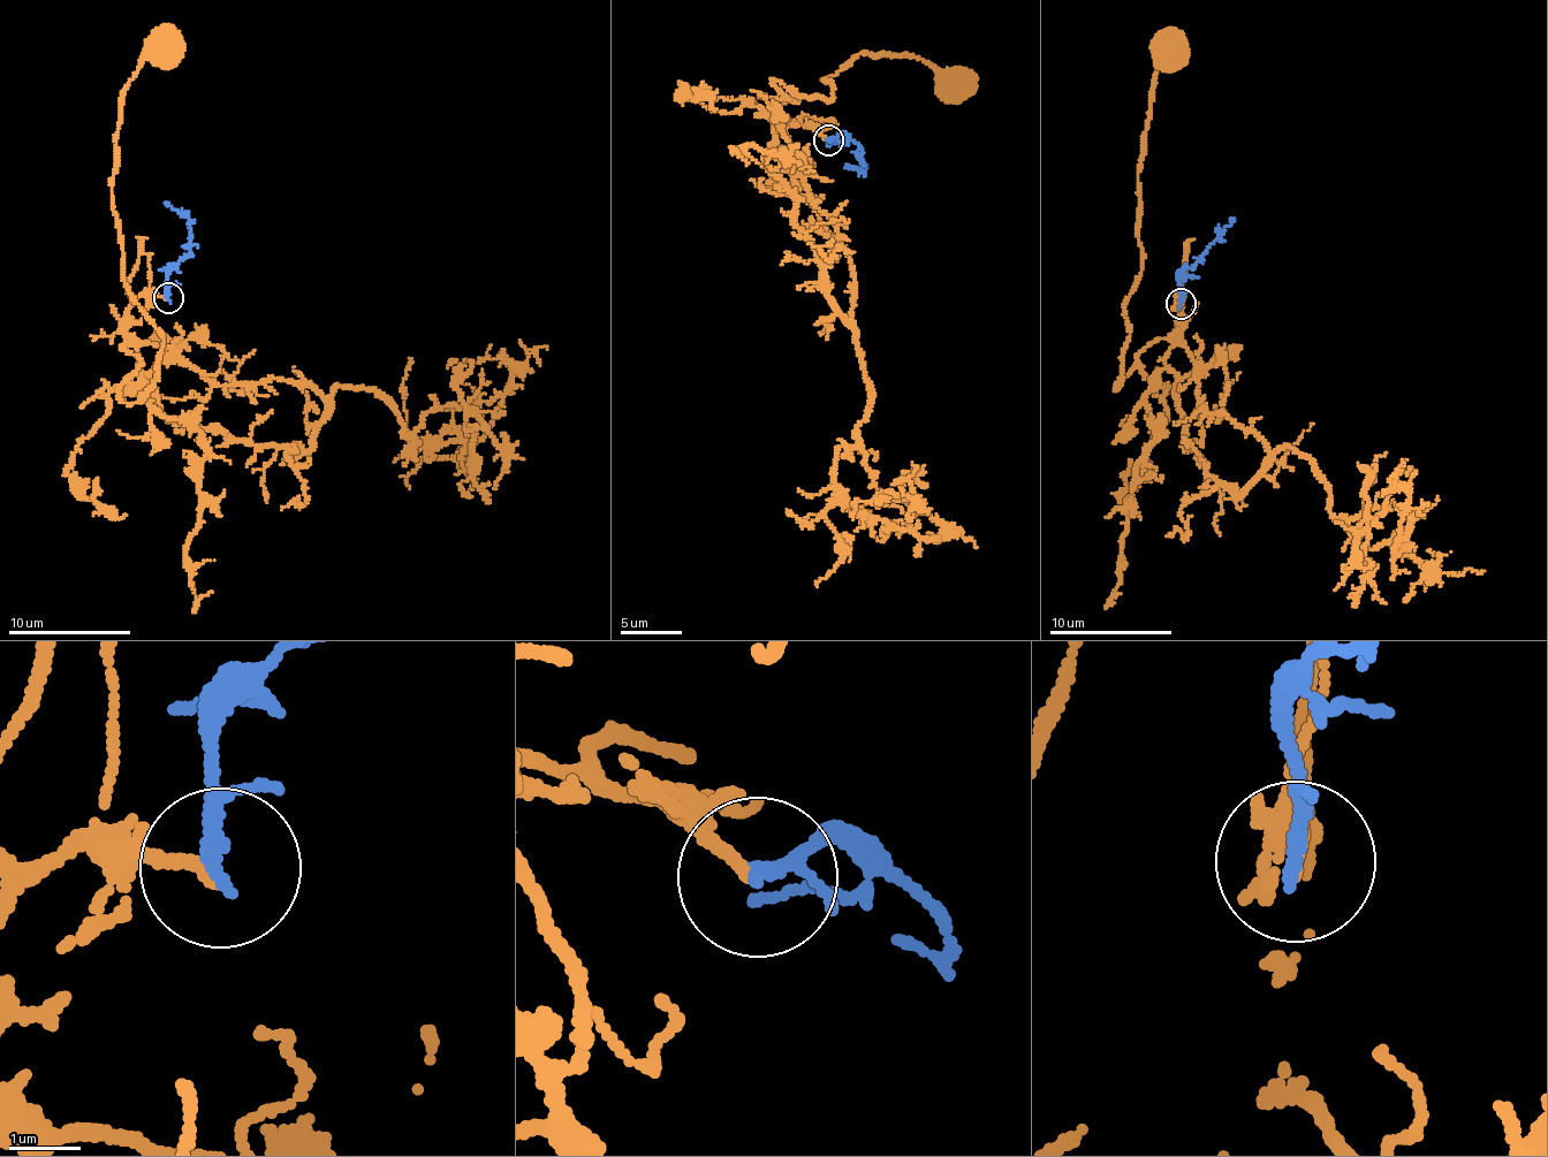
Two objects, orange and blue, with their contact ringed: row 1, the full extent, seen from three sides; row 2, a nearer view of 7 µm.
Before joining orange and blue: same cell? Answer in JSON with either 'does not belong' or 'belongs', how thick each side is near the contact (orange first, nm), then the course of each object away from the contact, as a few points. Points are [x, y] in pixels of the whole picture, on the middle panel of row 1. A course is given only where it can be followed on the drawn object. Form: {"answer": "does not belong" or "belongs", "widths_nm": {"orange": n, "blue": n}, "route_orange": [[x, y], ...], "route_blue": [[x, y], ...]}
{"answer": "does not belong", "widths_nm": {"orange": 160, "blue": 170}, "route_orange": [[826, 139], [778, 124], [854, 280], [865, 420], [834, 488], [939, 533], [885, 503]], "route_blue": [[828, 139], [841, 135], [860, 152], [863, 169], [845, 164]]}

